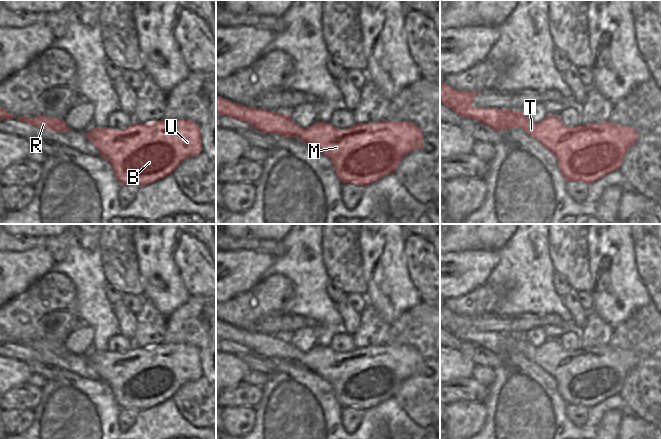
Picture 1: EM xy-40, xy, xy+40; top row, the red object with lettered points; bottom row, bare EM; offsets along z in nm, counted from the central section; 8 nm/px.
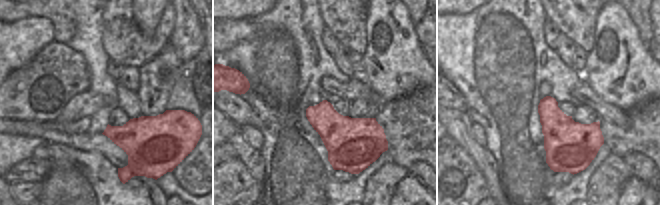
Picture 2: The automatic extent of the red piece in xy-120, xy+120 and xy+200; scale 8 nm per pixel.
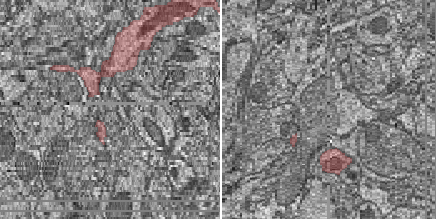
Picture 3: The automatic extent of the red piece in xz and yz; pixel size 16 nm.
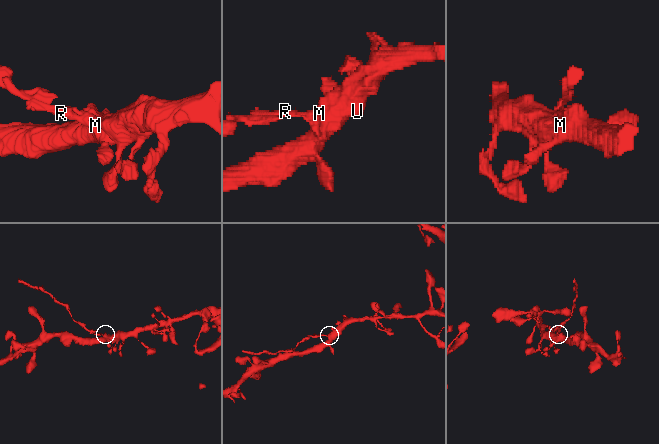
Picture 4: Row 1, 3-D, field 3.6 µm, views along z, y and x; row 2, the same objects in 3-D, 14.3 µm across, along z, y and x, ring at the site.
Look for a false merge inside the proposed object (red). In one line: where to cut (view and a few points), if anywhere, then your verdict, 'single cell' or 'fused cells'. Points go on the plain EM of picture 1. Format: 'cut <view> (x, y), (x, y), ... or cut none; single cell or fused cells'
cut xy (291, 345), (286, 350), (285, 356), (277, 357); fused cells

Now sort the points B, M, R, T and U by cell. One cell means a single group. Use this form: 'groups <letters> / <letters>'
groups B M T U / R

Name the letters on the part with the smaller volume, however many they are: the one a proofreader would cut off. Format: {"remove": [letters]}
{"remove": ["R"]}

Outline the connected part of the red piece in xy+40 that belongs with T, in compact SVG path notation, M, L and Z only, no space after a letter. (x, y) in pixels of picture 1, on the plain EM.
M522 337L511 351L520 351L546 371L557 382L559 394L567 405L582 405L588 408L618 394L627 374L639 362L637 356L626 349L607 344L602 347L568 351L557 339L547 339L542 345L534 347Z

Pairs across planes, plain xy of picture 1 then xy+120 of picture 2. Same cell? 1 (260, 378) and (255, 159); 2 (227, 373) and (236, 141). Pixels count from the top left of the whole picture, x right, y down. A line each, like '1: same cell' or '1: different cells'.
1: different cells
2: different cells

